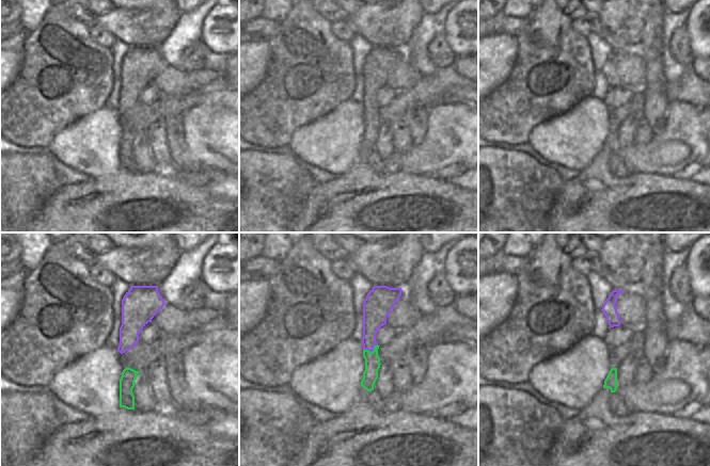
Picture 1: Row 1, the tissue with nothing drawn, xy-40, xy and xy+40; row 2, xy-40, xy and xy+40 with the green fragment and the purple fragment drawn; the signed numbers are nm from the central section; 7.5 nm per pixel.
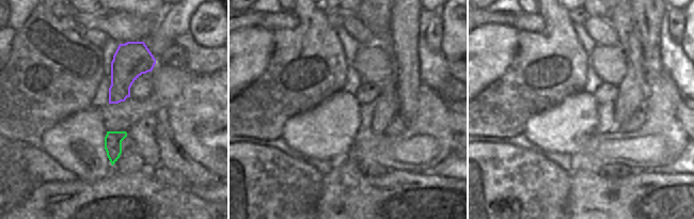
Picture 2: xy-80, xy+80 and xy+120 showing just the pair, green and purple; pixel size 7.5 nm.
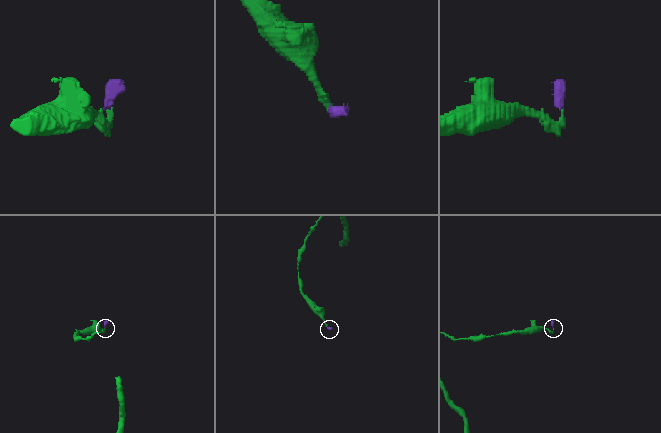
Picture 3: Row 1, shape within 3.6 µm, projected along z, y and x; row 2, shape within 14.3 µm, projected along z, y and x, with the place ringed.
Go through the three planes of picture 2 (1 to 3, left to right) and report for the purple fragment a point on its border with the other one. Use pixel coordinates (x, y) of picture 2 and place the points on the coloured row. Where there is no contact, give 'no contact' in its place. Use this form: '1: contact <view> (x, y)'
1: no contact
2: no contact
3: no contact

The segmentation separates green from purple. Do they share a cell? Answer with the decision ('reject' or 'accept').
reject

